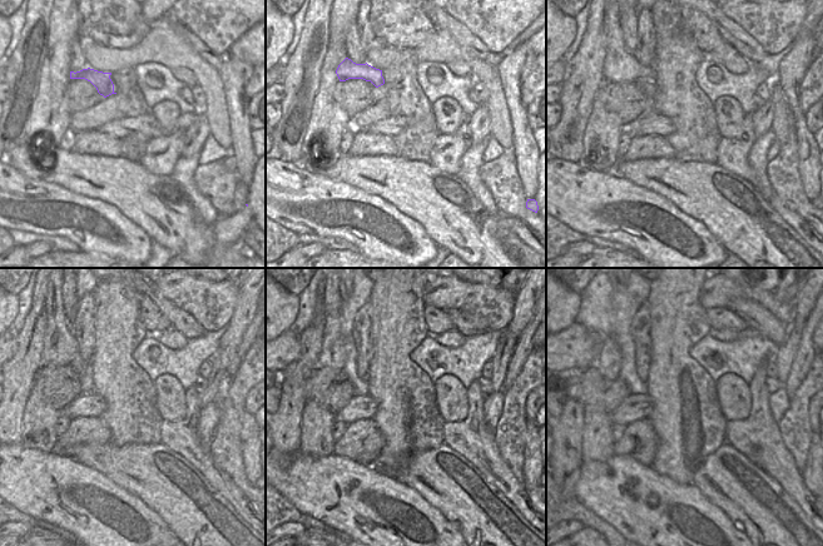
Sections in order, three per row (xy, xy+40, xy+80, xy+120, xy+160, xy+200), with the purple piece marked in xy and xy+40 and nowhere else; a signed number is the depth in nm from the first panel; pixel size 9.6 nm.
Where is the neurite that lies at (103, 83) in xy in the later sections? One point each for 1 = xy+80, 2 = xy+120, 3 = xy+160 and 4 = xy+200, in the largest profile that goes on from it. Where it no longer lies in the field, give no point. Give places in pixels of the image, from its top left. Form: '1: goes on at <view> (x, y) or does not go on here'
1: goes on at xy+80 (620, 65)
2: goes on at xy+120 (60, 347)
3: goes on at xy+160 (333, 352)
4: goes on at xy+200 (608, 362)

